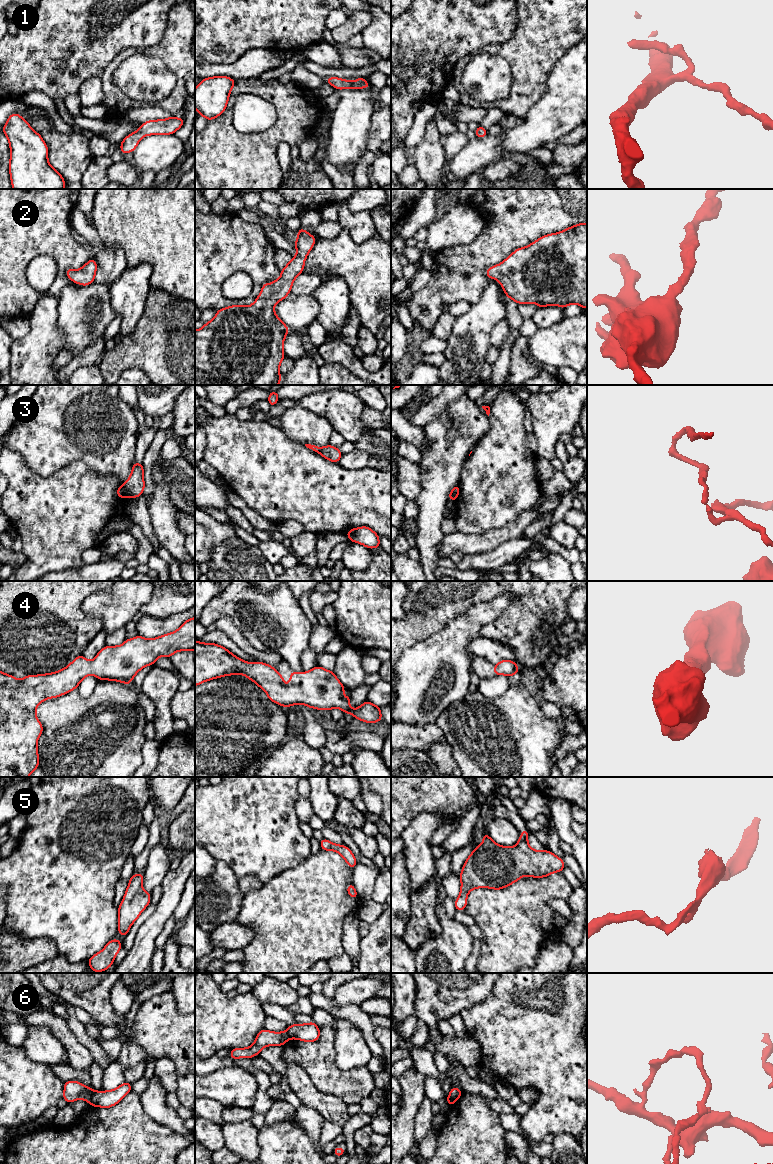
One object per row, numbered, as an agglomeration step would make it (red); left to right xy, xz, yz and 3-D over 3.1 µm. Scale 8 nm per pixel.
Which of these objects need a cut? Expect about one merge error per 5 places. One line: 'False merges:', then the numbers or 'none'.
False merges: 3, 6

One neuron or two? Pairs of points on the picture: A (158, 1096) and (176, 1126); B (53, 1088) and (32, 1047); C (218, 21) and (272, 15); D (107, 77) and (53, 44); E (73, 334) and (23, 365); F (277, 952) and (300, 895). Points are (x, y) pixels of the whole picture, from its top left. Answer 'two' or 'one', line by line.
A: one
B: two
C: one
D: two
E: two
F: one

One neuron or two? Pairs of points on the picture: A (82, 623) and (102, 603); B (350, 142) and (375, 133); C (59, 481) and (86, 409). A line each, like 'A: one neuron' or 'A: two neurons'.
A: two neurons
B: two neurons
C: two neurons

